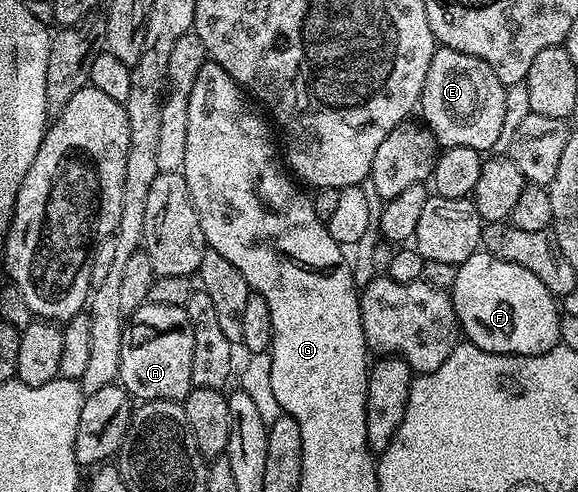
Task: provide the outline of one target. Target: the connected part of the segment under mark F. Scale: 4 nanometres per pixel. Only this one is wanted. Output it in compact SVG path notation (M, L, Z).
M477 251L457 266L457 278L450 290L452 306L456 318L460 320L463 336L482 351L491 353L513 353L515 357L529 357L549 353L560 344L561 310L557 298L534 275L534 271L526 271L526 267L518 267L518 263L506 263L506 259L498 259L494 255Z

